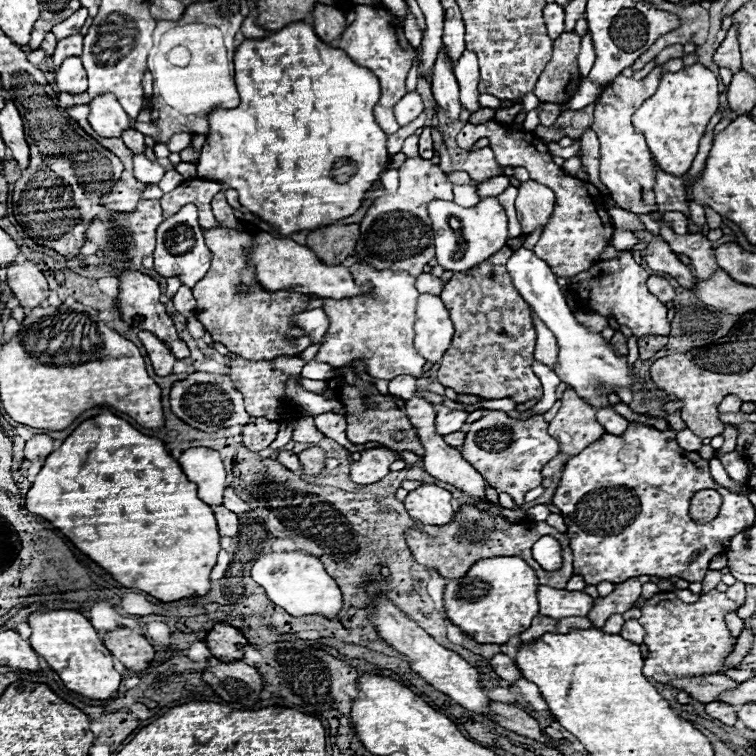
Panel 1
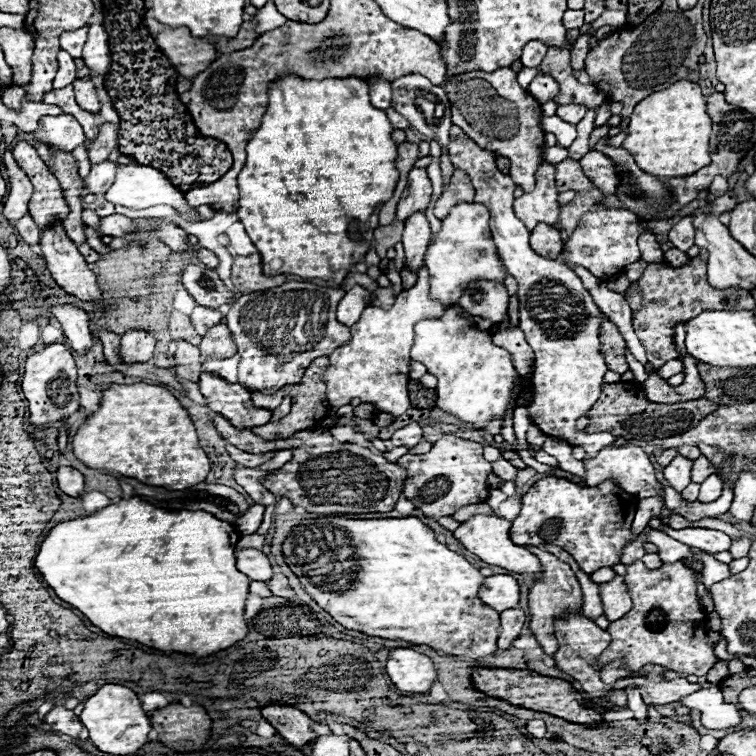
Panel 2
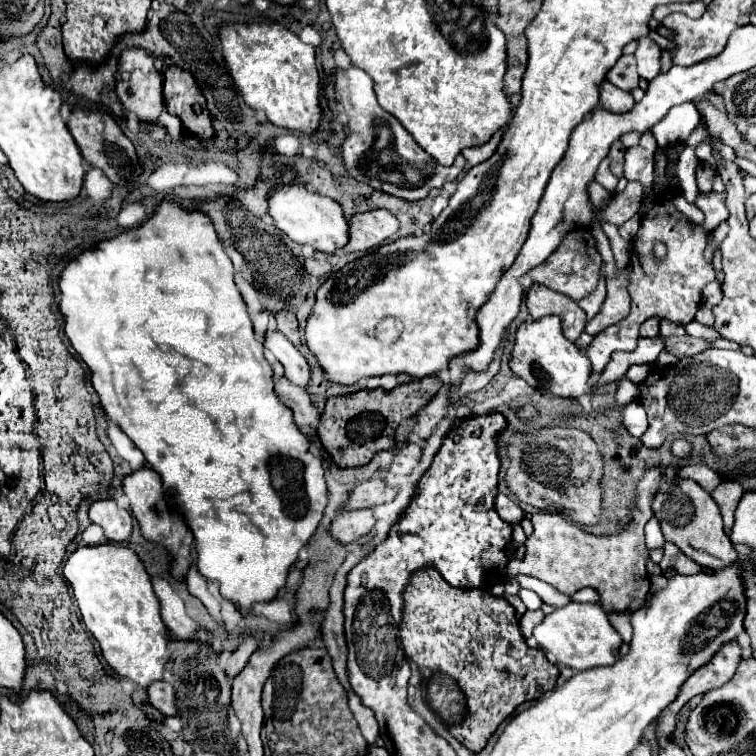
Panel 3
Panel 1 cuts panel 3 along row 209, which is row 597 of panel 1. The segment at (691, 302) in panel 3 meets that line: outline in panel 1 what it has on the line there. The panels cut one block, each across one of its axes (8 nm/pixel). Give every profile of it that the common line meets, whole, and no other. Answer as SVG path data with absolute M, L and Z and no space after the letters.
M718 590L702 594L694 604L680 602L672 592L658 592L656 596L648 598L648 602L642 606L642 616L638 618L638 622L646 630L644 644L650 650L642 666L644 676L666 684L668 680L678 676L722 672L726 658L734 650L734 640L724 618L728 612L736 610L738 604L728 600L726 594Z

